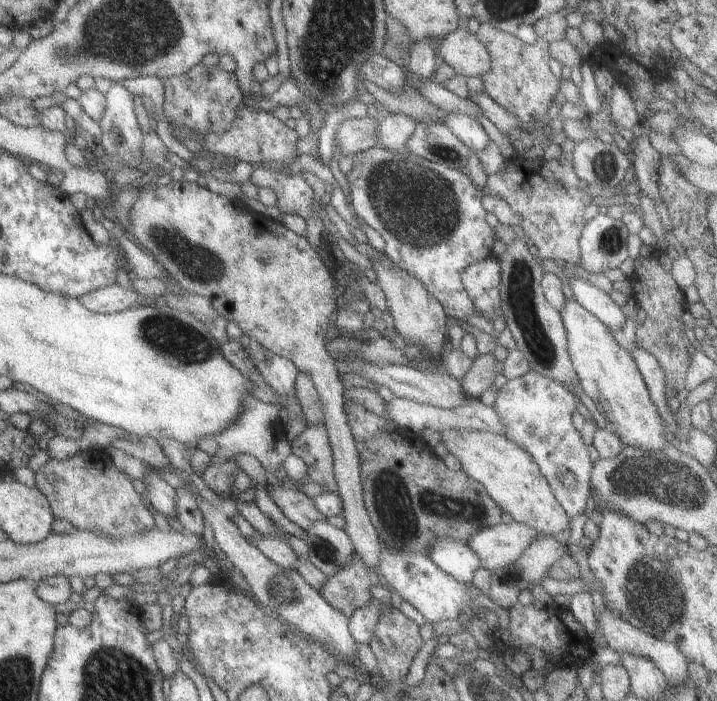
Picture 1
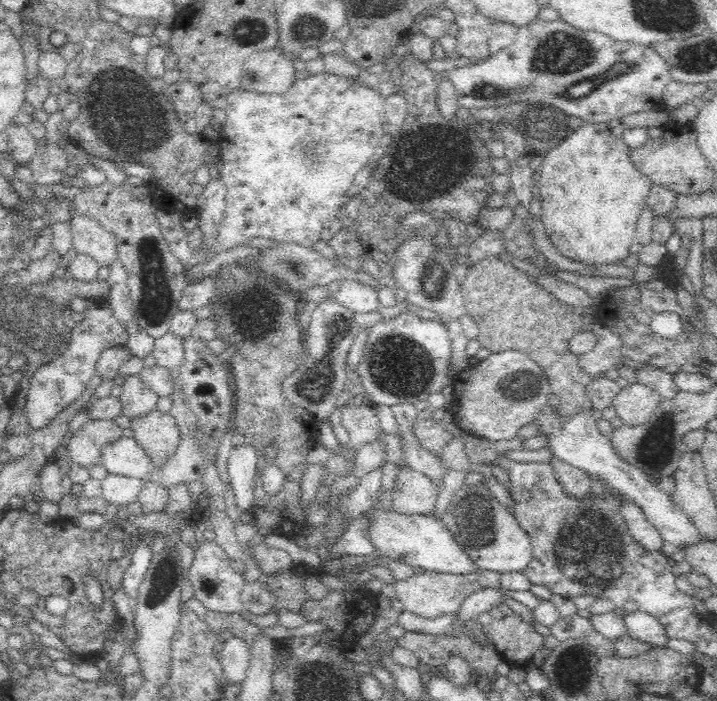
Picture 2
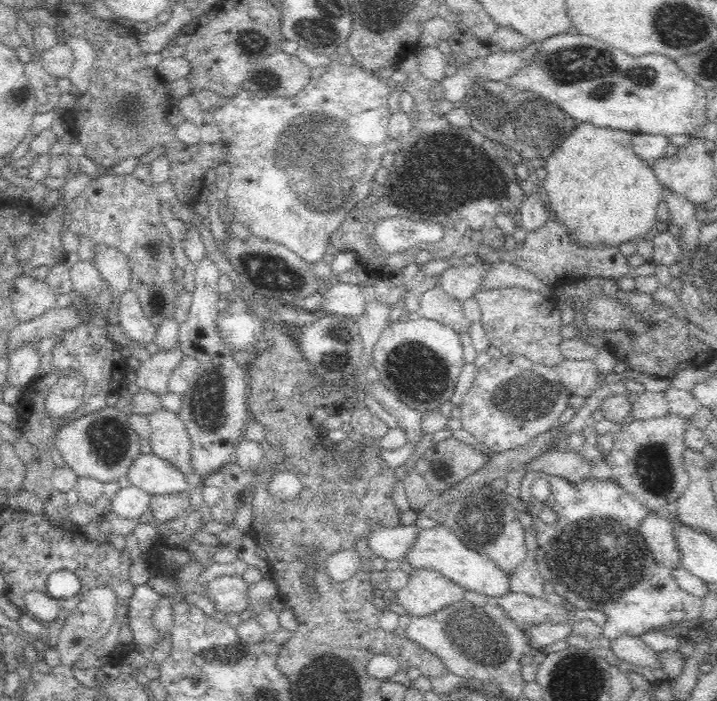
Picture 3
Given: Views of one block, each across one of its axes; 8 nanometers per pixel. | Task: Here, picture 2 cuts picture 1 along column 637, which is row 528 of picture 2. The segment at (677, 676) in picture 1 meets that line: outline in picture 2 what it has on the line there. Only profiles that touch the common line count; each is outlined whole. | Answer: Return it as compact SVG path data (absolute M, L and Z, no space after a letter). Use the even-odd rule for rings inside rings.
M623 500L620 515L624 517L628 533L637 544L640 544L645 550L660 554L663 539L658 530L646 519L644 512L635 503Z

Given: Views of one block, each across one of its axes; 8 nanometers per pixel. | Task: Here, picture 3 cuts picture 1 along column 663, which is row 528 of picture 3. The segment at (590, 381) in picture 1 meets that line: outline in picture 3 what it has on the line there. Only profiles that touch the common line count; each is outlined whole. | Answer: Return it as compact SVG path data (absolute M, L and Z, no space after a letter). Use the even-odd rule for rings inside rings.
M443 525L420 530L420 536L416 538L416 544L406 554L406 561L414 569L435 570L460 585L465 591L470 590L482 594L486 600L495 601L498 597L511 592L508 573L500 570L483 553L470 550L460 541L454 531L450 531Z

